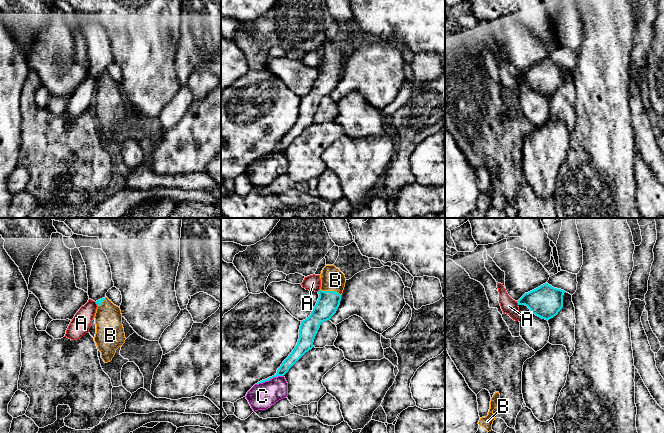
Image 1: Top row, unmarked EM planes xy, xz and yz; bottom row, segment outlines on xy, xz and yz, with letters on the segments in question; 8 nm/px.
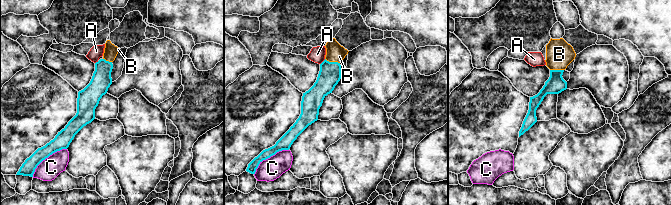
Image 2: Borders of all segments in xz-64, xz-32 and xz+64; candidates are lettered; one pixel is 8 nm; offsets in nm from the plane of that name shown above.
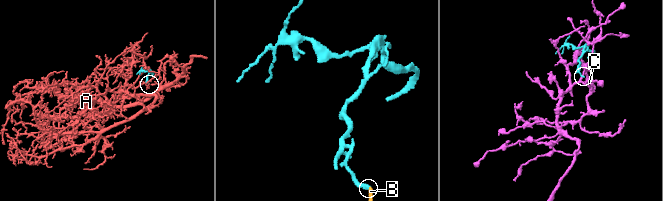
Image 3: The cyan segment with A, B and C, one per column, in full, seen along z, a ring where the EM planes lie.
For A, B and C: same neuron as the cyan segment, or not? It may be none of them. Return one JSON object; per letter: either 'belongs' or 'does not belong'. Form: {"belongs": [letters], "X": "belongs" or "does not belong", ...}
{"belongs": ["B"], "A": "does not belong", "B": "belongs", "C": "does not belong"}

